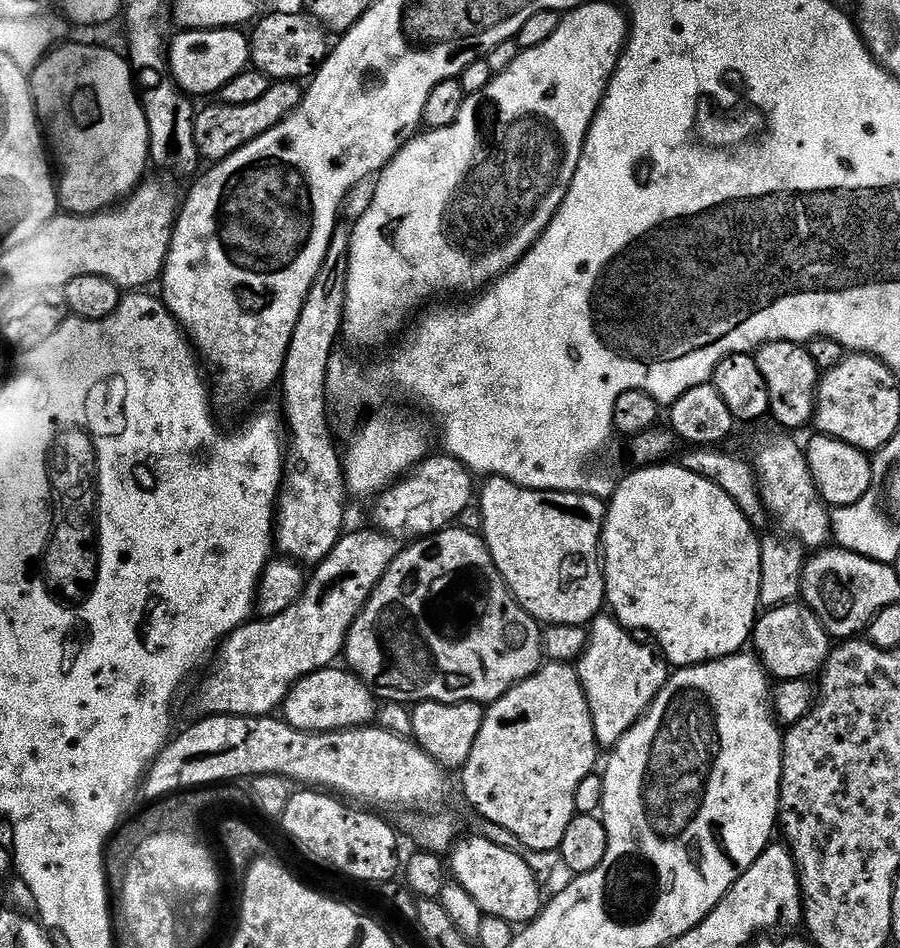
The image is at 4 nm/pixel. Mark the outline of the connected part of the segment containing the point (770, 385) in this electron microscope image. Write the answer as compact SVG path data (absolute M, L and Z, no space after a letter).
M779 340L763 344L754 352L758 370L762 370L762 378L766 380L766 390L770 390L771 419L776 419L784 430L800 428L803 424L811 425L814 420L818 371L815 358L806 349L804 344Z

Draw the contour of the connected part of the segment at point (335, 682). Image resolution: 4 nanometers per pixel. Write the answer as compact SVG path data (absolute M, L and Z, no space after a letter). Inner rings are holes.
M323 668L320 672L303 676L294 685L282 705L283 719L291 728L303 732L341 732L344 728L358 728L369 723L368 700L371 696L364 696L369 685L356 688L361 677L341 668Z

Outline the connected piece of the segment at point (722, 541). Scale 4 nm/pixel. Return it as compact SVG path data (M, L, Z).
M659 462L650 464L648 467L637 467L624 481L621 479L617 483L615 492L607 501L602 537L604 595L611 615L615 616L625 628L636 634L649 632L653 636L651 639L655 647L659 649L669 665L676 668L689 668L695 664L704 664L708 660L721 660L724 656L733 656L751 641L752 629L756 627L758 613L762 608L759 600L759 582L762 578L762 554L760 553L762 540L761 537L756 537L756 532L752 529L753 521L745 516L726 491L720 489L714 481L708 481L706 477L684 468L680 462L670 463L672 462Z

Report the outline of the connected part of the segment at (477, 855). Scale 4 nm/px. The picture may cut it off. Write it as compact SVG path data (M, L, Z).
M480 836L463 840L450 852L450 872L455 883L460 884L470 894L470 898L474 898L474 902L478 902L485 916L502 918L513 926L524 926L535 920L542 911L542 899L540 884L531 866L518 853L500 844L491 844Z

